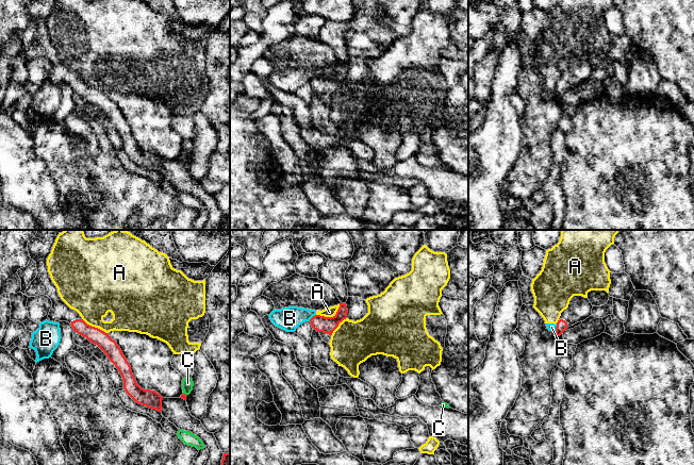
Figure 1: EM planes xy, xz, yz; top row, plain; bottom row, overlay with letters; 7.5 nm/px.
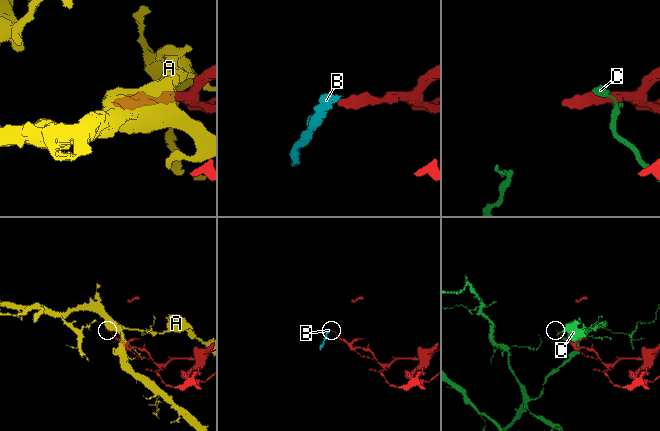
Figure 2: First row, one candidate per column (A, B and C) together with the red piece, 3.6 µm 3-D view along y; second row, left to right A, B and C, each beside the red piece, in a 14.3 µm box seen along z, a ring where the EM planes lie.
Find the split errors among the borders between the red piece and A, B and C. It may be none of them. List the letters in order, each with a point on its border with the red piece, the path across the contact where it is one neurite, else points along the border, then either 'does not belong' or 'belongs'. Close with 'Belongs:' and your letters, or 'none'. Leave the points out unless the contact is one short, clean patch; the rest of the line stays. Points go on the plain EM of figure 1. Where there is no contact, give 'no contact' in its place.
A: xz (330, 79) | does not belong
B: yz (556, 89) | along yz (557, 85), (555, 94) | does not belong
C: xy (184, 155) | does not belong
Belongs: none

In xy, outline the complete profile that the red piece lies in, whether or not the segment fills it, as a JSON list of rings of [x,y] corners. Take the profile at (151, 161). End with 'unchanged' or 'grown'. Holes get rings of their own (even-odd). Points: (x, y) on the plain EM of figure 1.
[[[76,81],[70,86],[75,94],[86,99],[106,116],[122,138],[123,151],[136,165],[162,173],[163,159],[155,152],[144,151],[137,146],[129,123],[109,95],[87,86],[83,81]]] | unchanged

